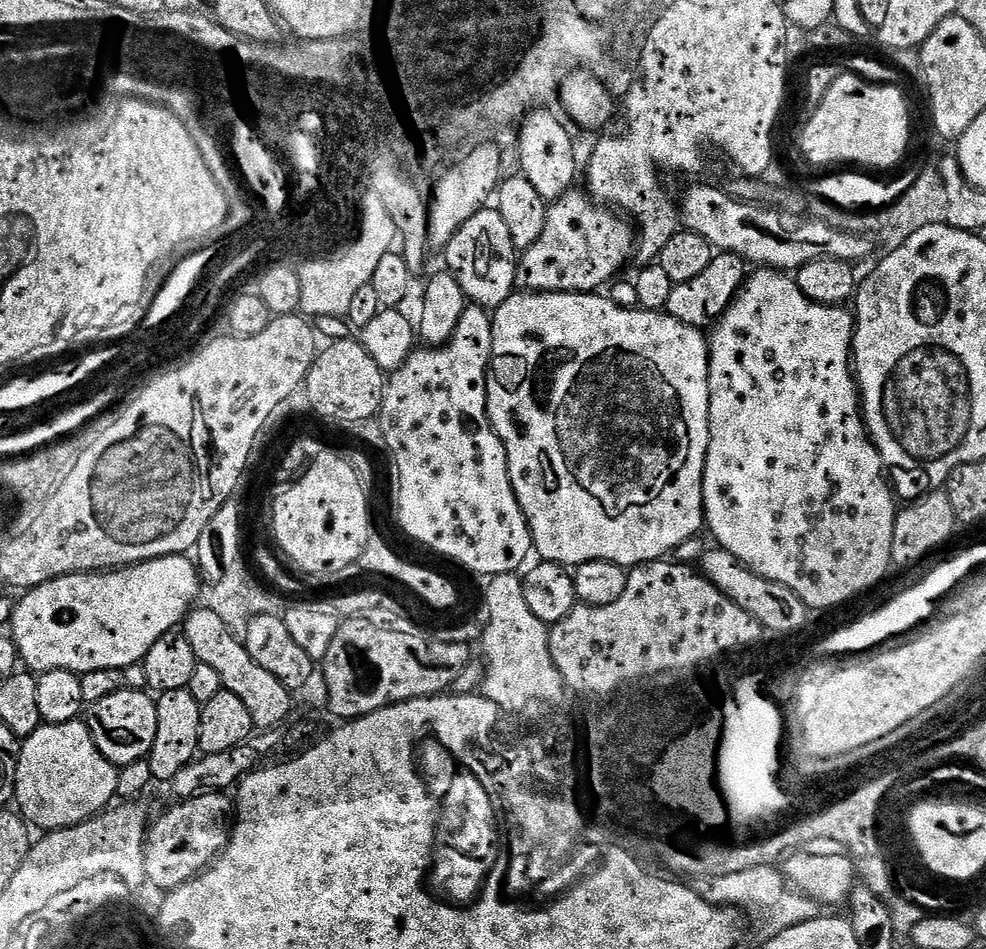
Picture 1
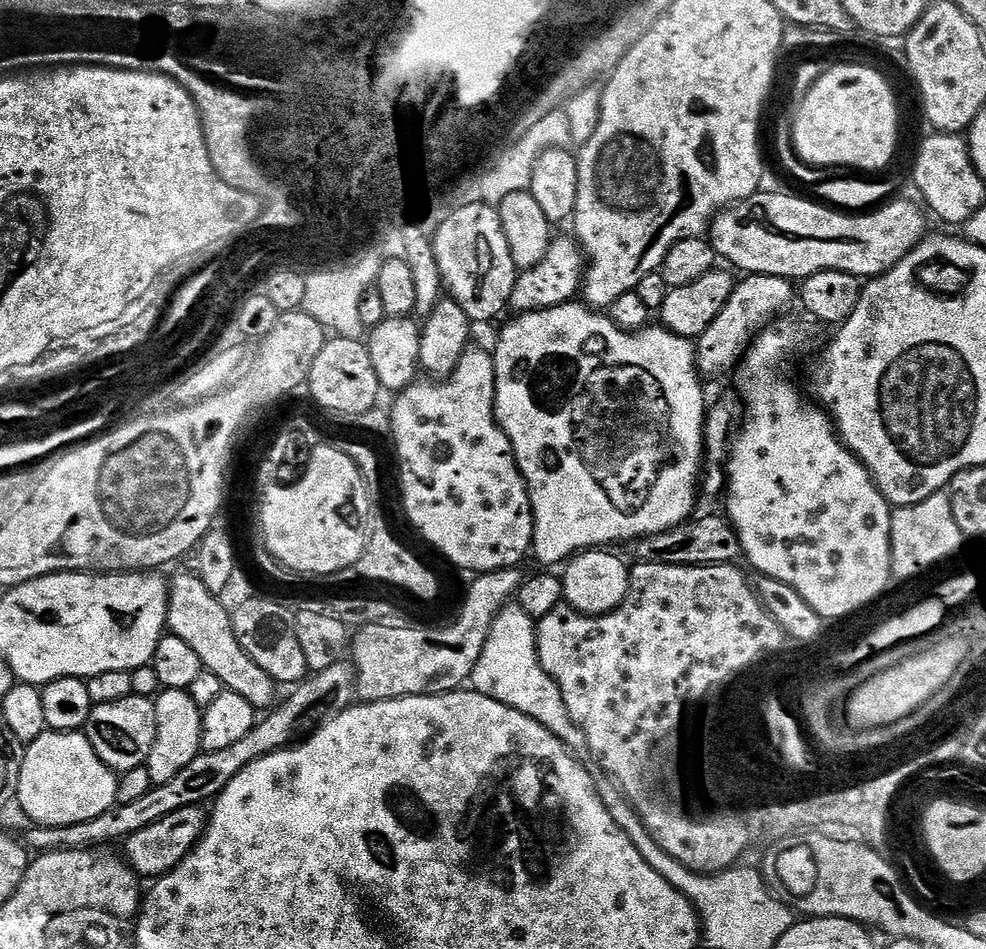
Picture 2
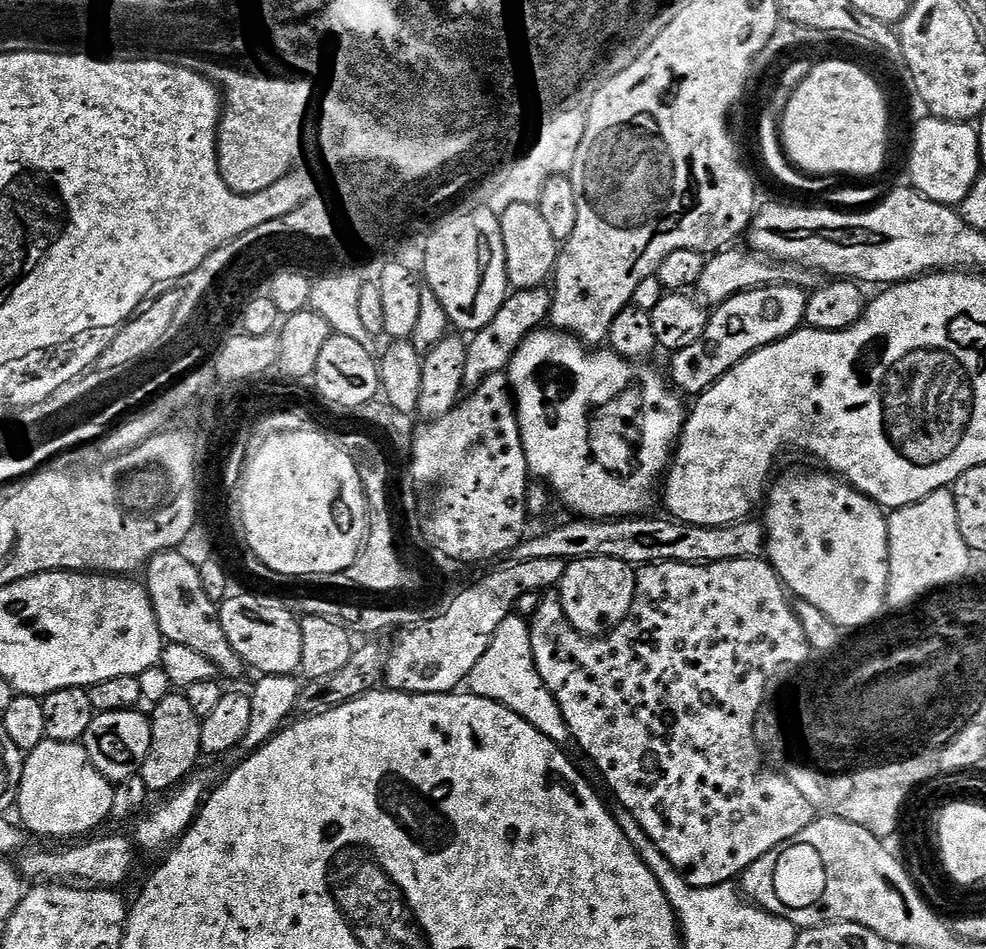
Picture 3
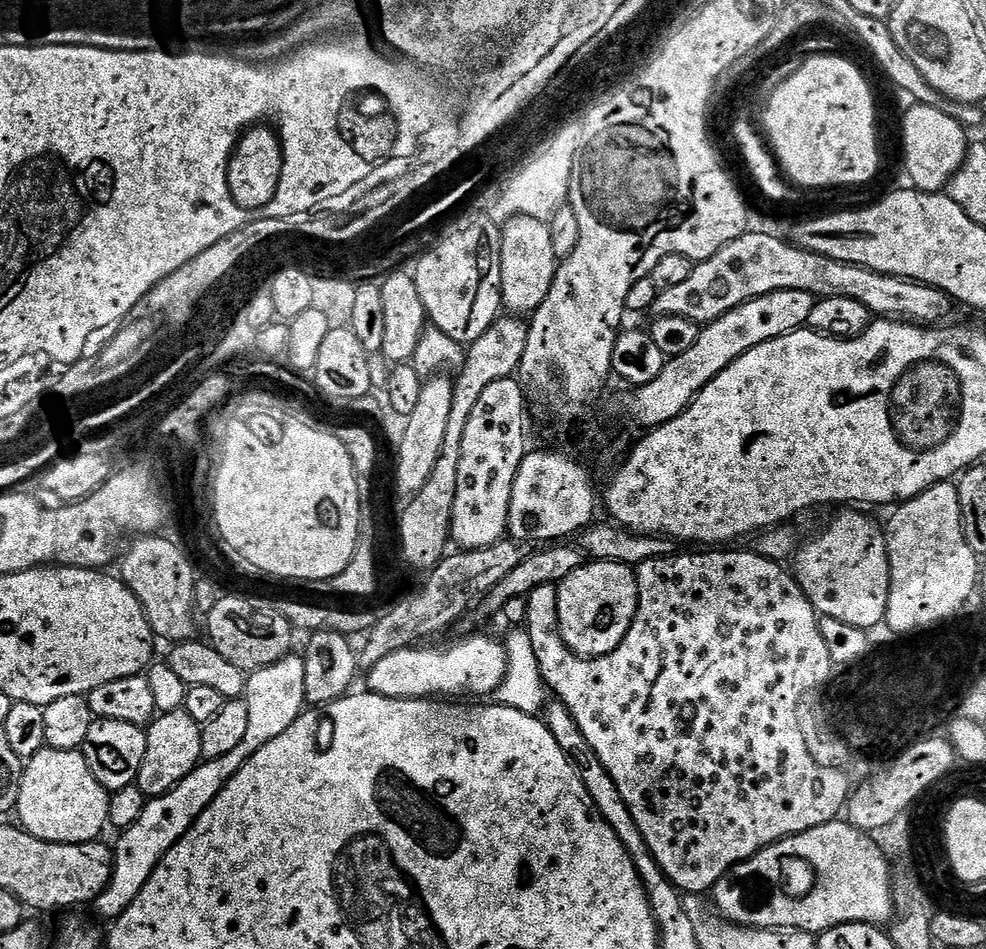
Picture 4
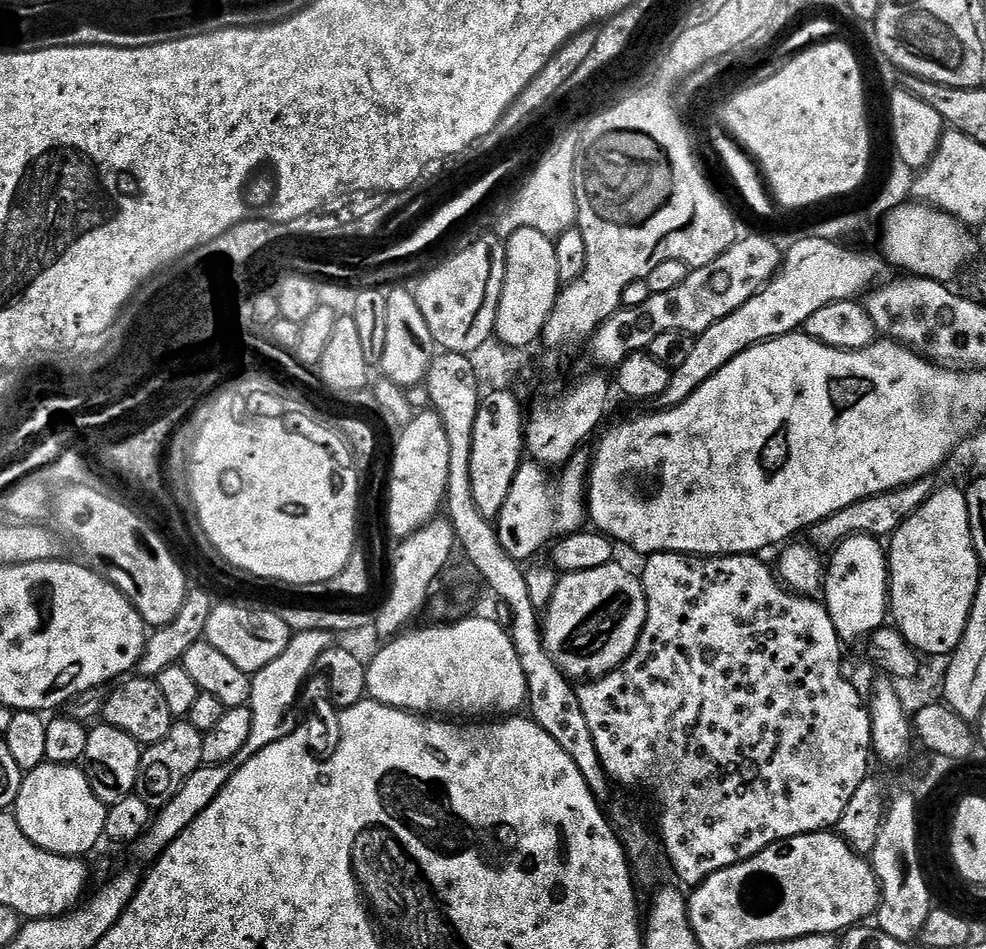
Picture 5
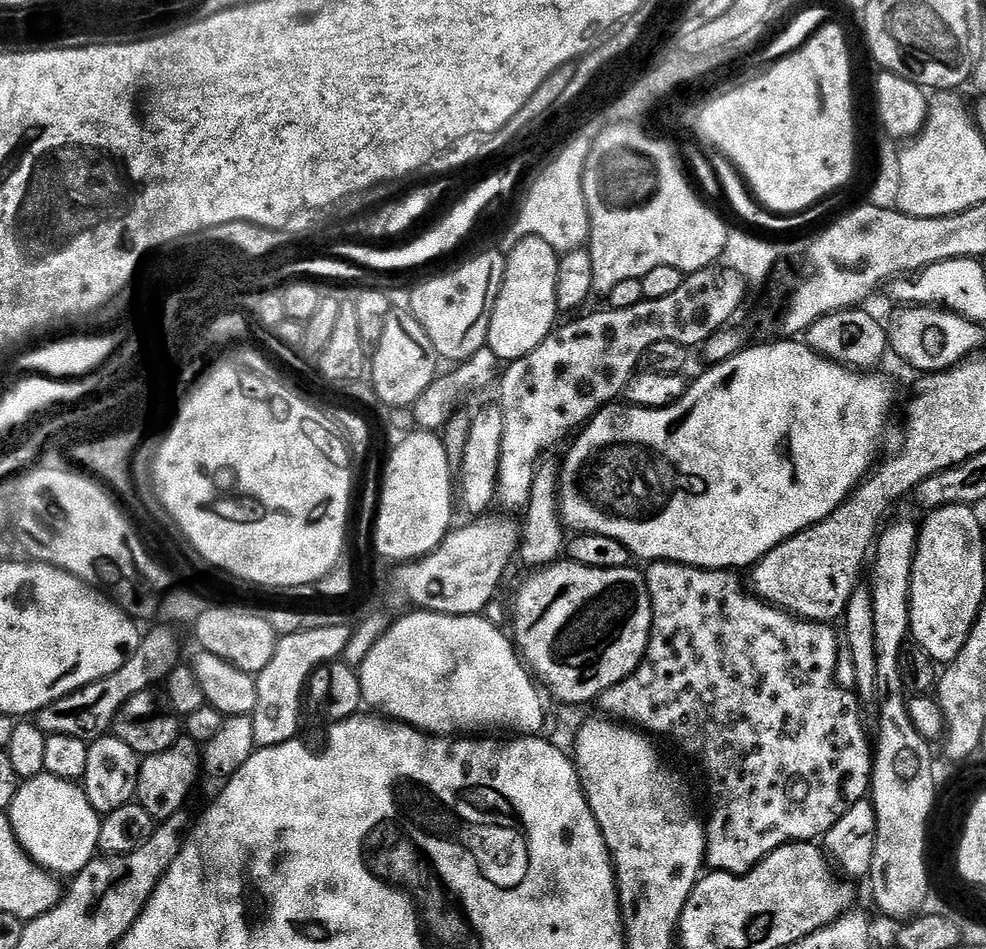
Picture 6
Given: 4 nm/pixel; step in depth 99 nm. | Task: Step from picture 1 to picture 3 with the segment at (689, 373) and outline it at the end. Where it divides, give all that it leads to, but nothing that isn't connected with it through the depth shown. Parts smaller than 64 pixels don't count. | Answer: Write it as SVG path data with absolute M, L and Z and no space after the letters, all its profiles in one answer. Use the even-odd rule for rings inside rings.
M537 330L531 332L518 346L514 358L509 362L506 375L516 402L516 417L522 434L522 450L526 454L529 473L537 481L543 482L550 489L553 497L560 500L572 511L571 515L586 520L602 520L605 518L623 518L626 516L639 516L647 513L652 504L652 495L657 495L658 485L662 477L667 473L668 466L672 462L674 449L679 441L686 419L686 404L674 391L671 383L656 368L651 368L651 363L627 360L613 352L608 346L589 346L566 332L555 330Z

